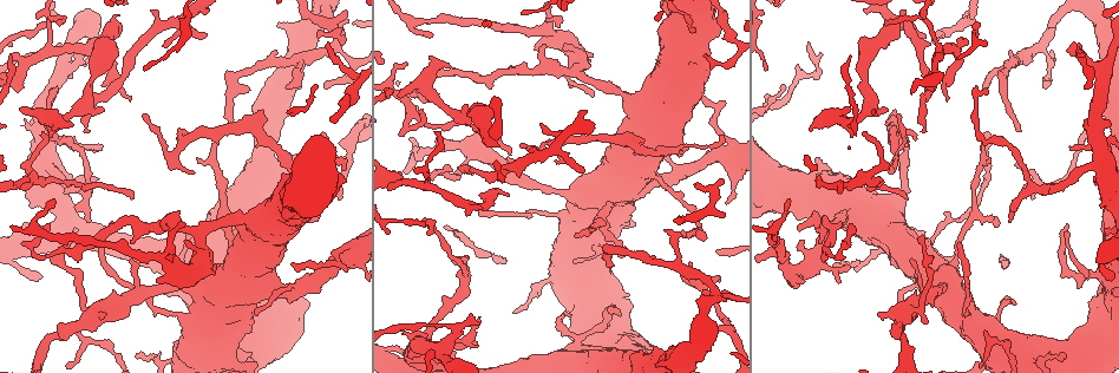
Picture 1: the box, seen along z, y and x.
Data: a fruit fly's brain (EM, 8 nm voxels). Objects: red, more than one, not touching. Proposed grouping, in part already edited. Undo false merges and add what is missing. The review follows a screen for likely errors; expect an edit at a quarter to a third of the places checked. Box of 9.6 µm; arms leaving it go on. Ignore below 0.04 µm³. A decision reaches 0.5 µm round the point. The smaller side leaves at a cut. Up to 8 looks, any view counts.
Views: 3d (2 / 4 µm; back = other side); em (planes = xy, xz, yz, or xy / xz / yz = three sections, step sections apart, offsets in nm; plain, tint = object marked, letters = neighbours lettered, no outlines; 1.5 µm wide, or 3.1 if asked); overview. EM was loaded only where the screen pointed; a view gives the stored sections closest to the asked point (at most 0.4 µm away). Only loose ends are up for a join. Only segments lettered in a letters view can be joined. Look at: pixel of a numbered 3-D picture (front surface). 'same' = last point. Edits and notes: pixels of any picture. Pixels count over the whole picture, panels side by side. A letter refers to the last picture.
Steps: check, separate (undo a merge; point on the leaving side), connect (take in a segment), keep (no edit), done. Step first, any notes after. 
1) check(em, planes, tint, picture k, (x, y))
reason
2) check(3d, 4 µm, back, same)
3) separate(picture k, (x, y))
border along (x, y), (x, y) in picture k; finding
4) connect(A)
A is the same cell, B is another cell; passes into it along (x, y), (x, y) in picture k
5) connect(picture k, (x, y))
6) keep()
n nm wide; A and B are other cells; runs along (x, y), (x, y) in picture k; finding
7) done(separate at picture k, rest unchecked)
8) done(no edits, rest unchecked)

check(em, planes, letters, picture 1, (431, 35))

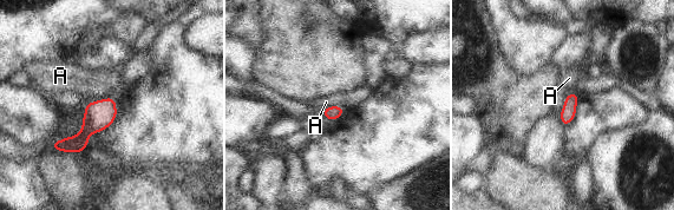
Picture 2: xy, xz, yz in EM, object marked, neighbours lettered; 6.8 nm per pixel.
keep()
A is another cell; none of them fits

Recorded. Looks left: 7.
check(3d, 2 µm, picture 1, (1076, 49))
free end

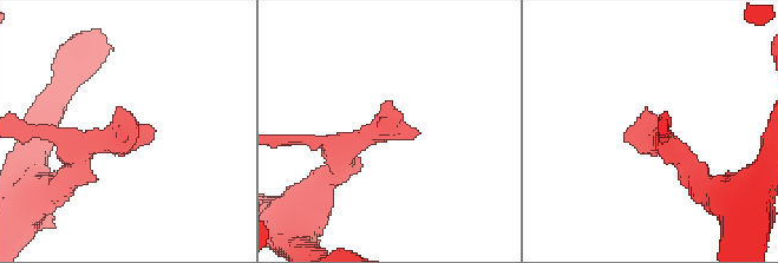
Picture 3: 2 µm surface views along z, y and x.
check(em, planes, letters, picture 3, (418, 132))
need the tissue

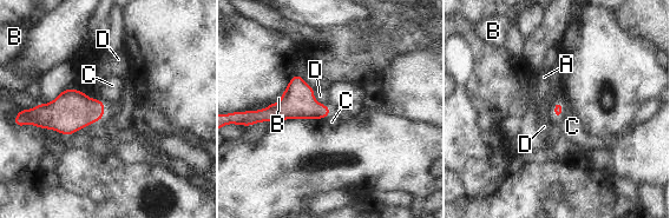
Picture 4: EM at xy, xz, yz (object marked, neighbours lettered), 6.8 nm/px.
keep()
A, B, C and D are other cells; border along (562, 100), (562, 116), (558, 119) in picture 4; none of them fits

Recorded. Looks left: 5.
check(em, planes, tint, picture 1, (355, 245))

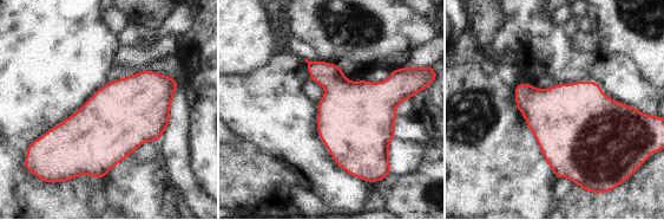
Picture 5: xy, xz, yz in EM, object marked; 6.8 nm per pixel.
check(em, planes, letters, same)
what lies round it

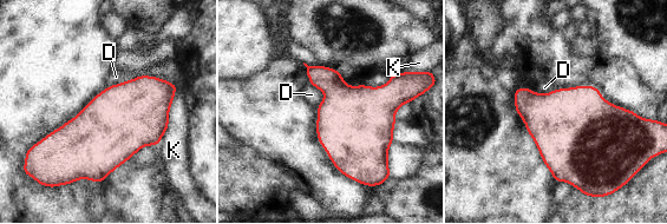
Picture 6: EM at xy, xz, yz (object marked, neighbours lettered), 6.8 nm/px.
keep()
K touches over 500 nm; D and K are other cells; border along (309, 83), (324, 93), (318, 105) in picture 6; all the same neuron

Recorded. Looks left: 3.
done(no edits, rest unchecked)

